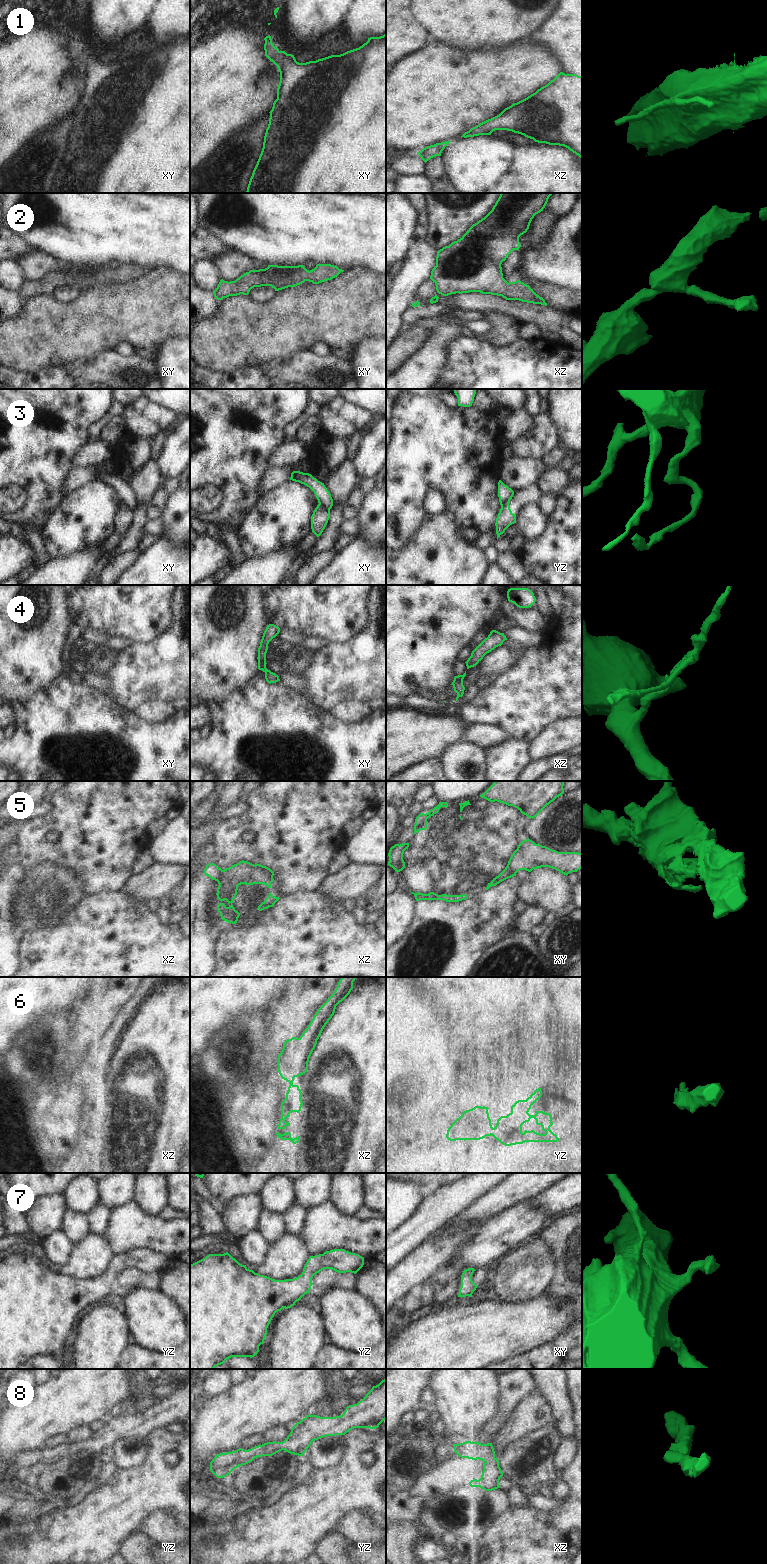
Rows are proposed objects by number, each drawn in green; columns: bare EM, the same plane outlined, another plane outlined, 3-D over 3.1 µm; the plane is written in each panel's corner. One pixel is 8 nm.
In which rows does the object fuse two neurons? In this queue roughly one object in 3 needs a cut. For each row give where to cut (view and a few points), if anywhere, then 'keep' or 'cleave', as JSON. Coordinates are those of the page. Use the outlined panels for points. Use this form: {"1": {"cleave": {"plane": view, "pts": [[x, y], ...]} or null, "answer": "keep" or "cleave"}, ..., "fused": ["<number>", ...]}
{"1": {"cleave": null, "answer": "keep"}, "2": {"cleave": null, "answer": "keep"}, "3": {"cleave": {"plane": "xy", "pts": [[319, 503], [329, 511]]}, "answer": "cleave"}, "4": {"cleave": {"plane": "xz", "pts": [[463, 675], [463, 678], [453, 685]]}, "answer": "cleave"}, "5": {"cleave": {"plane": "xz", "pts": [[254, 865], [251, 871], [252, 881], [245, 883]]}, "answer": "cleave"}, "6": {"cleave": null, "answer": "keep"}, "7": {"cleave": null, "answer": "keep"}, "8": {"cleave": null, "answer": "keep"}, "fused": ["3", "4", "5"]}

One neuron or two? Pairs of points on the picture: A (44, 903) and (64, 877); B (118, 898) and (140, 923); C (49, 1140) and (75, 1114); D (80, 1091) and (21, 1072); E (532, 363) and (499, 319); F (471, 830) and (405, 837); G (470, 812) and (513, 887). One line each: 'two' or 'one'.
A: one
B: one
C: one
D: two
E: two
F: one
G: two

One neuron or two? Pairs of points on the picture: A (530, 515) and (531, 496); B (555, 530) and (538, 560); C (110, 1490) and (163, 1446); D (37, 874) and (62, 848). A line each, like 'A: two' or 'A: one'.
A: two
B: one
C: one
D: one

